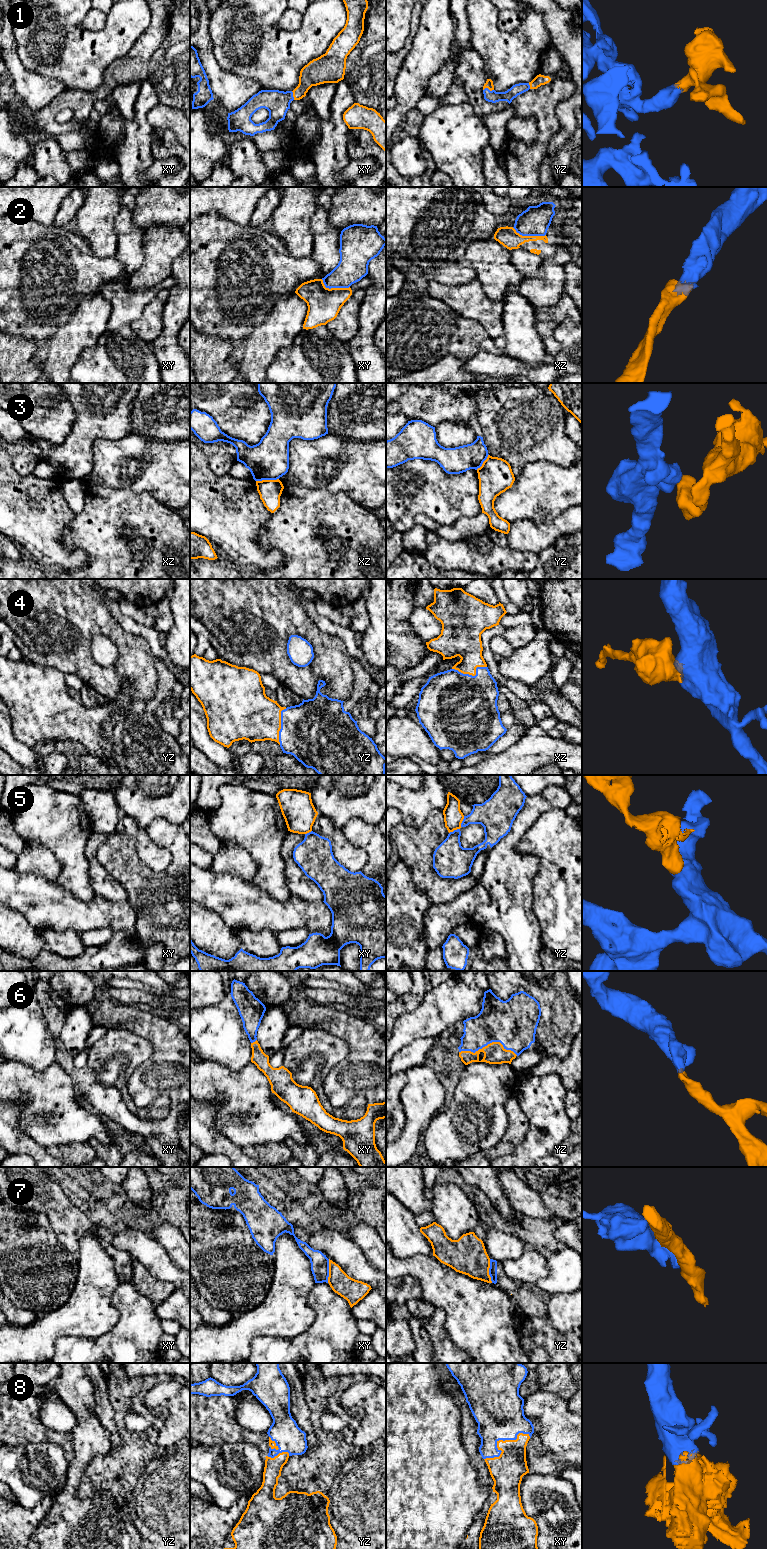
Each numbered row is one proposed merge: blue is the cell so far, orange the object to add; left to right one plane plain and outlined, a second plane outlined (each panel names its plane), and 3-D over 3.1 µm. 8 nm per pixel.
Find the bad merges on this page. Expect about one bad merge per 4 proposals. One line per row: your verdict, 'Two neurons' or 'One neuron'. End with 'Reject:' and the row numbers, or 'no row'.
1: One neuron
2: Two neurons
3: Two neurons
4: One neuron
5: Two neurons
6: One neuron
7: Two neurons
8: One neuron
Reject: 2, 3, 5, 7

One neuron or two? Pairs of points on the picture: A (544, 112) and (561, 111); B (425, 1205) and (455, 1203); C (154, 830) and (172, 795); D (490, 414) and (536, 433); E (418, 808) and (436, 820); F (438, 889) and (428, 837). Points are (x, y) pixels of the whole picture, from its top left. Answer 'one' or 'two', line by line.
A: two
B: two
C: two
D: two
E: two
F: one

